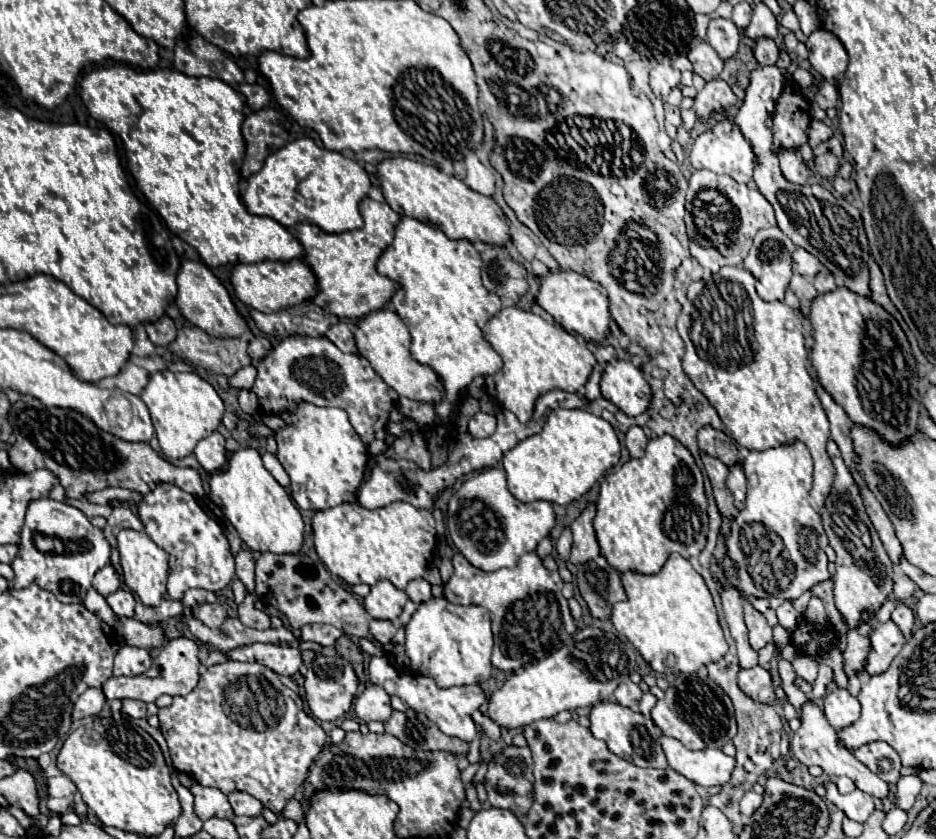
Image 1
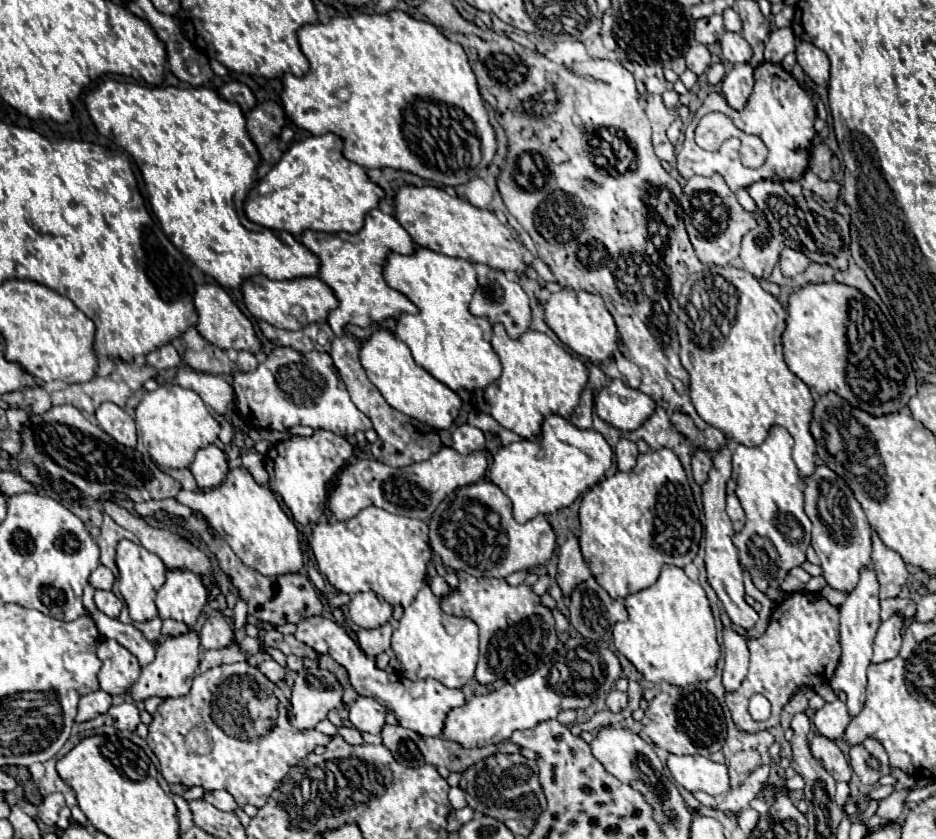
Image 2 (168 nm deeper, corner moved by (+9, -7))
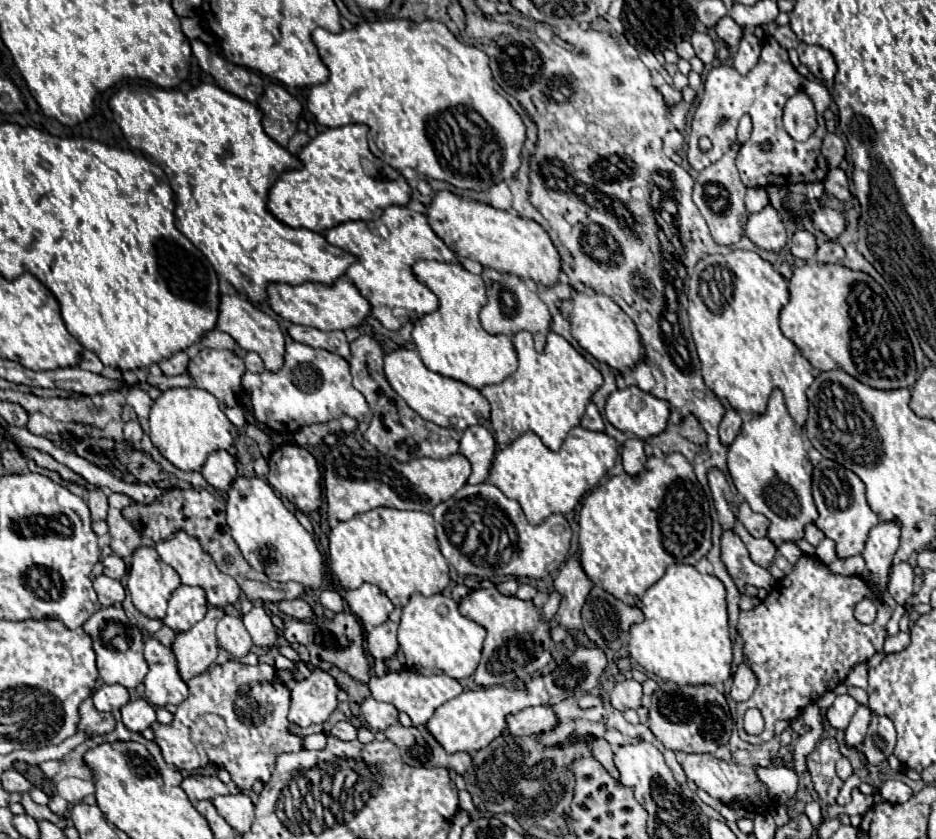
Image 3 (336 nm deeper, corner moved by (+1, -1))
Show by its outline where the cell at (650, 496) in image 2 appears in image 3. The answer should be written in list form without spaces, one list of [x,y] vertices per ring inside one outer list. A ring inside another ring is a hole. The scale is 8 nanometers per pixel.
[[[681,453],[663,457],[649,457],[645,469],[631,477],[627,473],[611,477],[605,485],[593,489],[579,513],[579,563],[593,585],[635,607],[643,593],[657,583],[665,569],[673,563],[695,565],[709,553],[711,543],[711,515],[709,501],[701,483],[697,481],[691,463]]]

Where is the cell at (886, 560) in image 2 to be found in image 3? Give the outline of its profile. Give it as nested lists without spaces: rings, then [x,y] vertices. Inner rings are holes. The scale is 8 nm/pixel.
[[[901,563],[893,567],[891,579],[889,579],[889,593],[899,605],[905,605],[913,595],[913,577],[915,573],[909,563]]]

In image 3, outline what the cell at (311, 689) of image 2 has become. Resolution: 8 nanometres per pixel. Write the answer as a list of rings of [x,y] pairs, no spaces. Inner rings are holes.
[[[313,669],[307,679],[297,681],[291,689],[289,721],[299,727],[325,723],[337,707],[337,691],[339,685],[327,671]]]

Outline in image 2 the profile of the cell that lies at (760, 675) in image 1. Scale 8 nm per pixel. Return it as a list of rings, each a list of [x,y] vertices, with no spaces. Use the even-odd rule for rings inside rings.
[[[791,593],[783,603],[775,605],[771,621],[763,637],[747,641],[751,651],[749,673],[737,691],[725,695],[727,707],[735,725],[741,731],[761,731],[771,729],[779,723],[779,713],[783,705],[799,687],[817,687],[827,683],[841,657],[839,647],[839,611],[829,605],[823,597],[811,597],[805,593]],[[761,693],[771,703],[771,717],[767,721],[753,721],[747,707],[751,695]]]

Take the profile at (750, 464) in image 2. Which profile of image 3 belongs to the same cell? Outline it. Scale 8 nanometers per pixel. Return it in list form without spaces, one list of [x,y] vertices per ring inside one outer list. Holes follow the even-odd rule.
[[[773,389],[765,413],[745,417],[739,435],[727,447],[727,467],[733,485],[755,513],[771,521],[767,537],[775,543],[803,539],[803,527],[819,517],[812,497],[813,465],[807,457],[803,433],[797,429],[785,407],[783,393]]]

